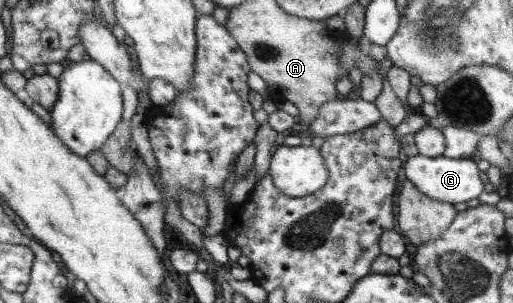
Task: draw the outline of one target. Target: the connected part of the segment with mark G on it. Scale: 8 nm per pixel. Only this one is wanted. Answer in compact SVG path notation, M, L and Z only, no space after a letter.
M417 154L408 157L405 163L405 177L421 193L437 201L448 204L467 203L470 199L478 198L483 193L484 183L479 175L477 163L470 159L453 159L450 157L427 157Z

